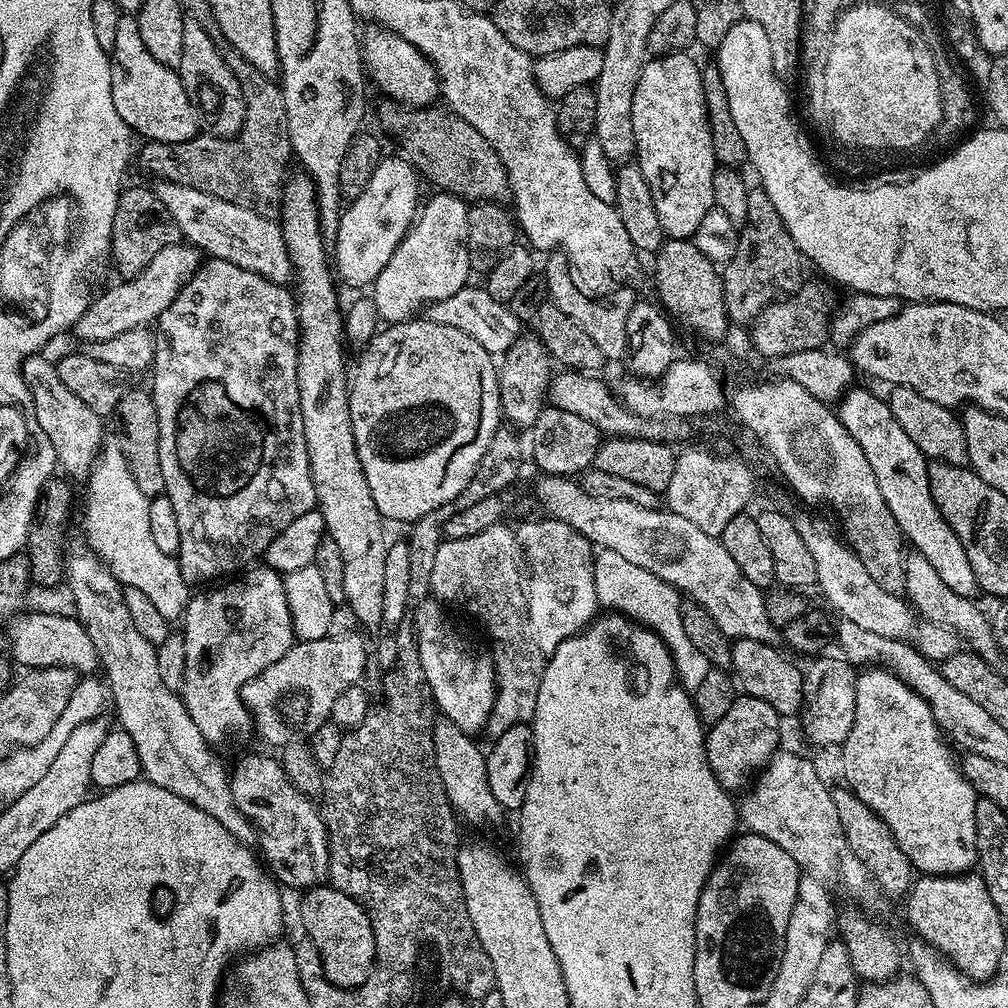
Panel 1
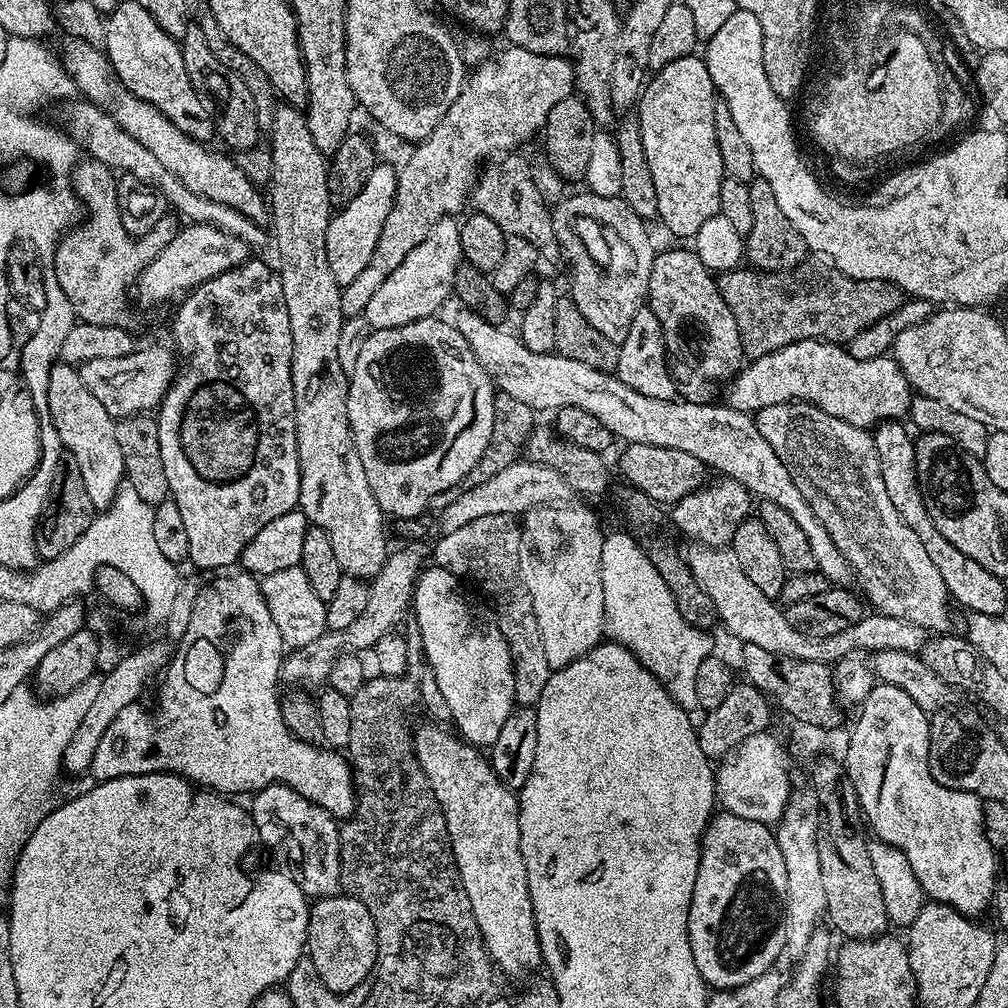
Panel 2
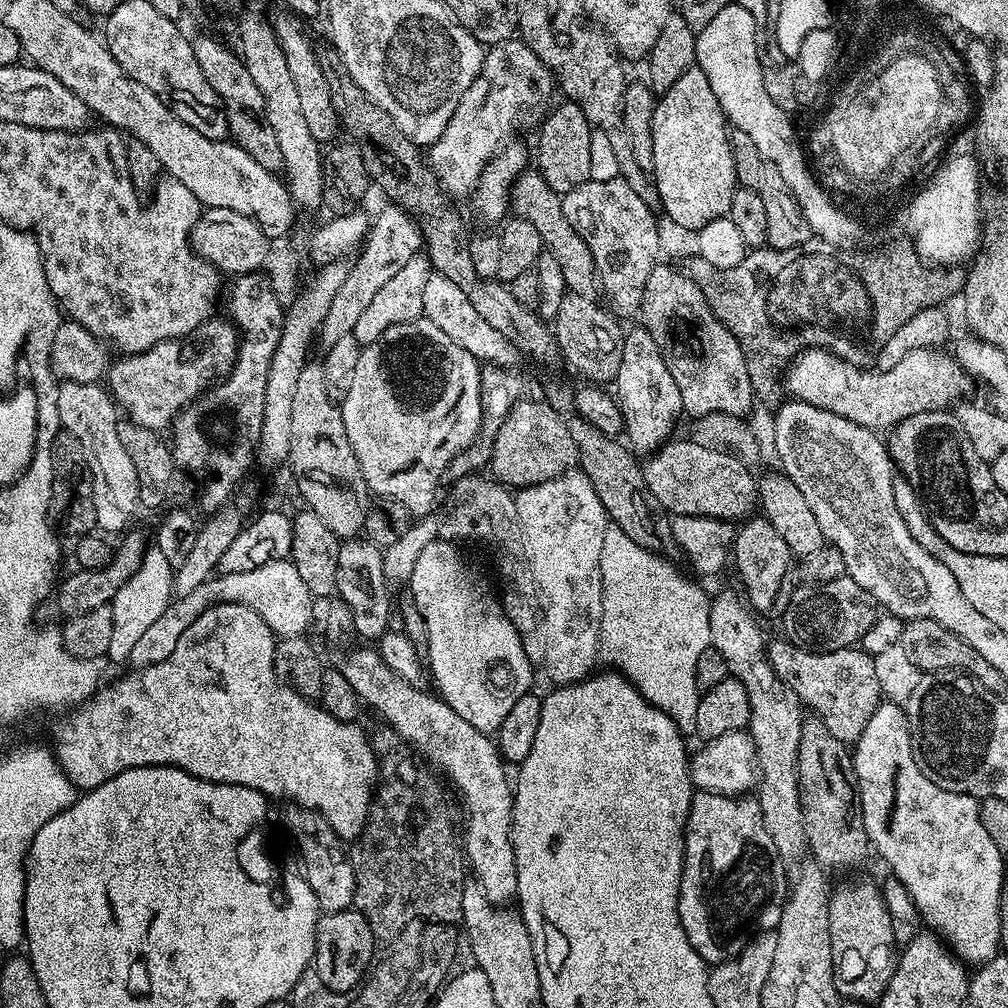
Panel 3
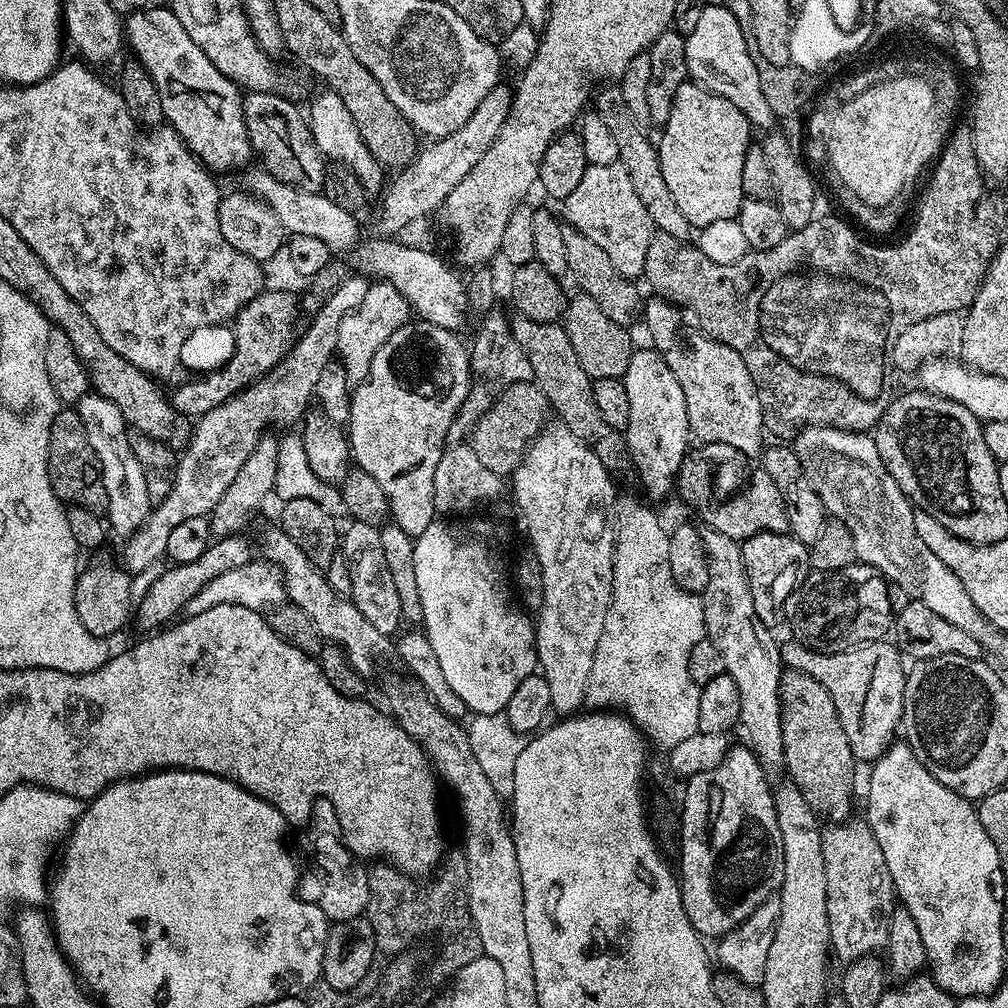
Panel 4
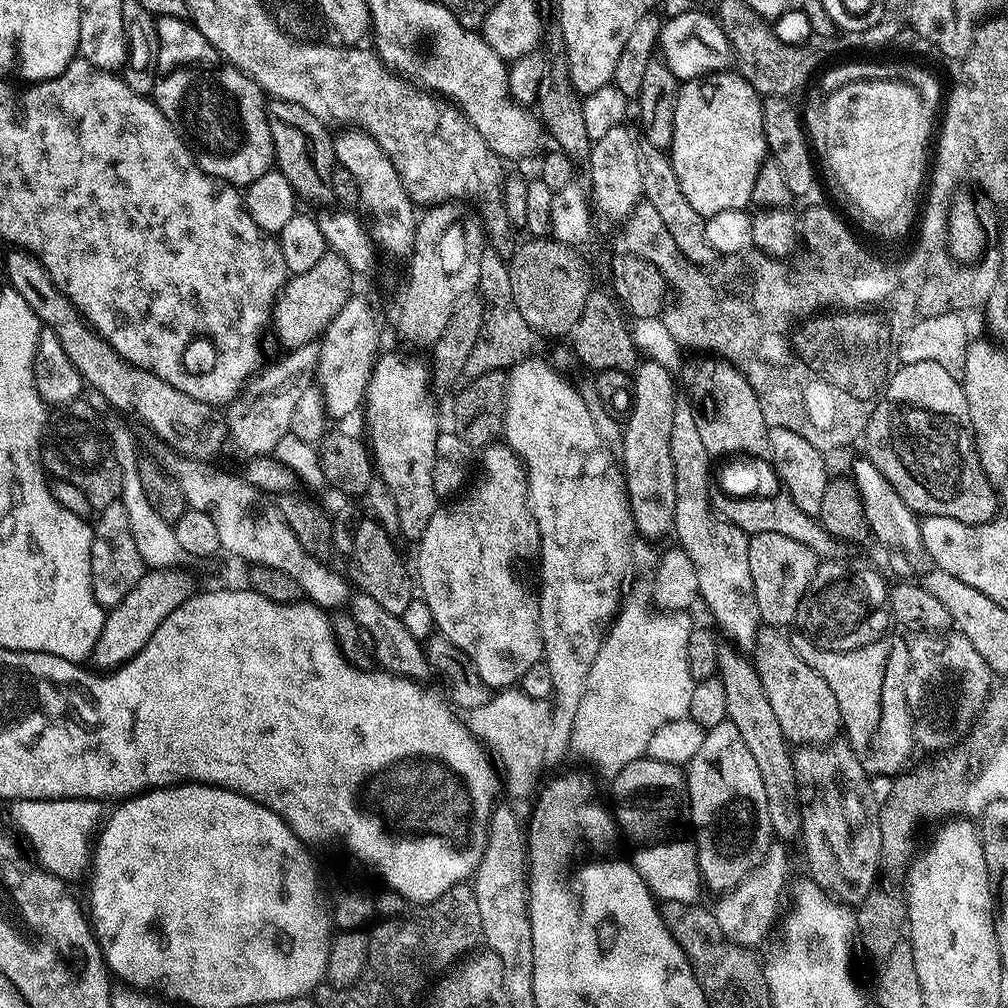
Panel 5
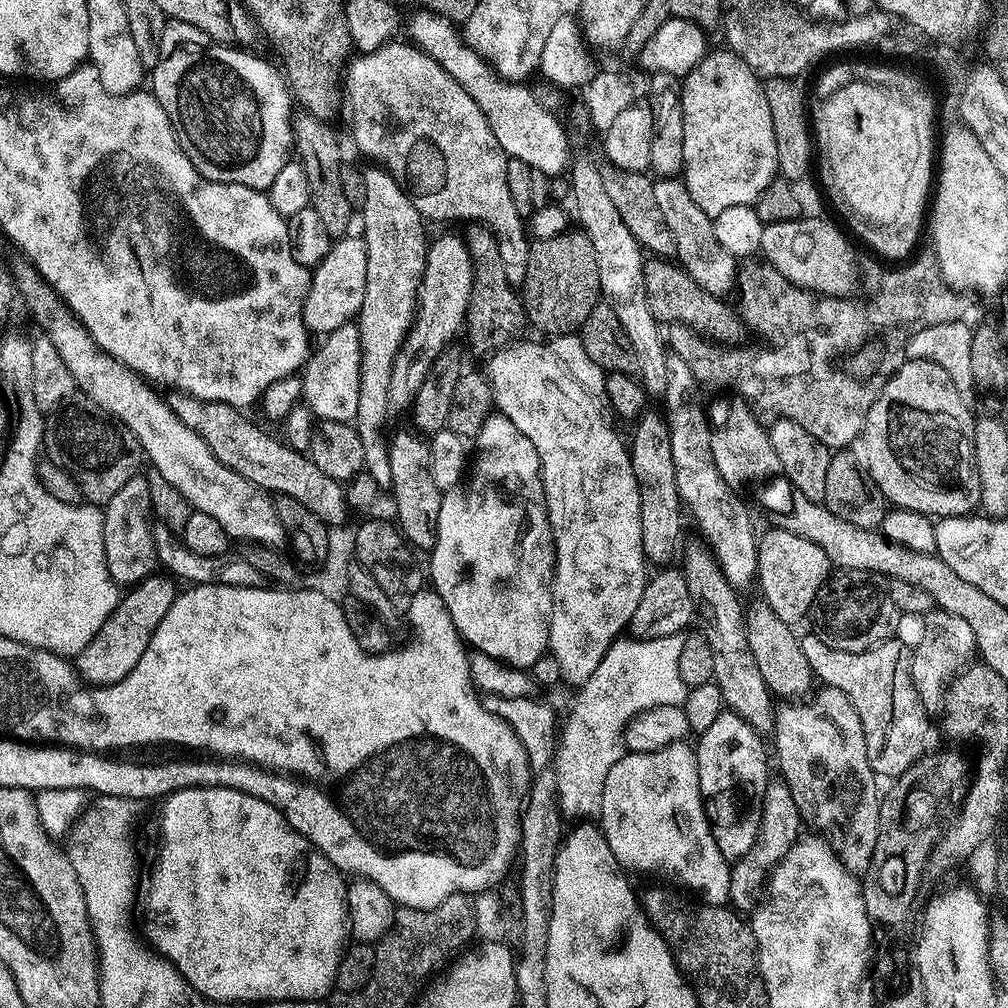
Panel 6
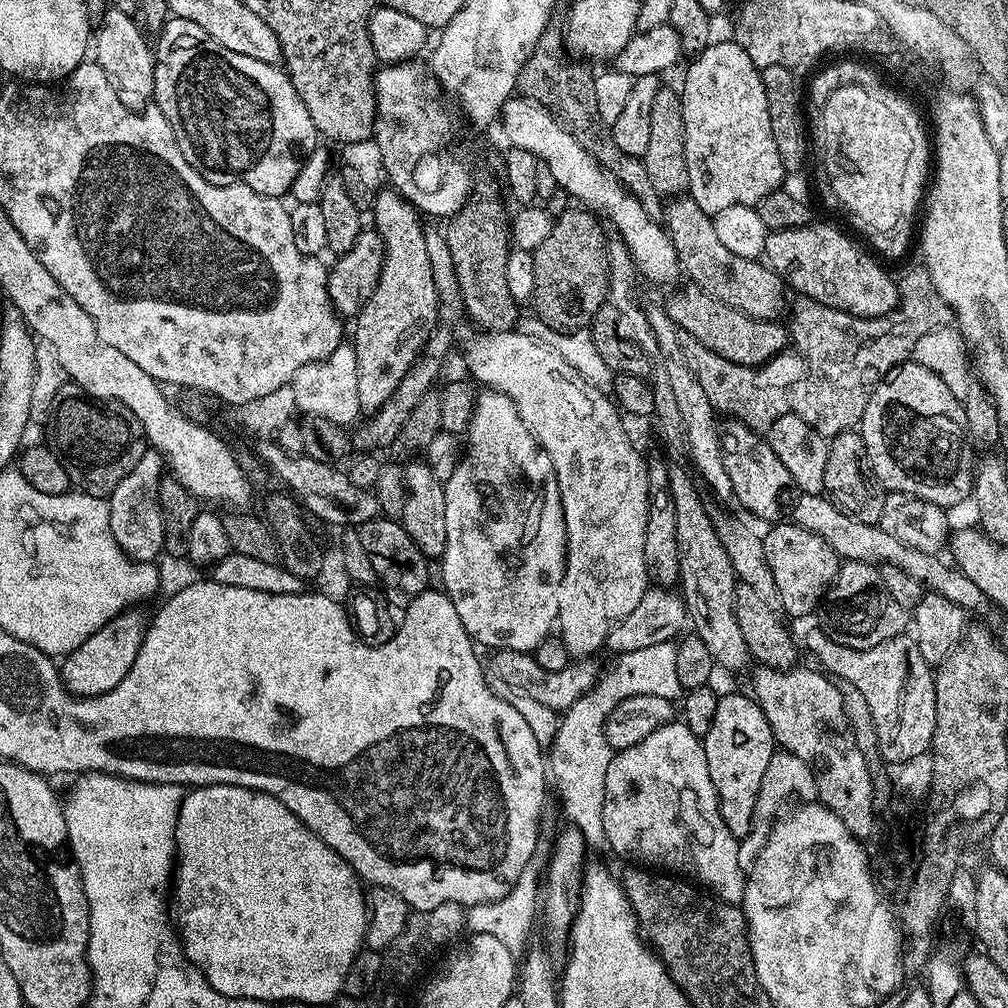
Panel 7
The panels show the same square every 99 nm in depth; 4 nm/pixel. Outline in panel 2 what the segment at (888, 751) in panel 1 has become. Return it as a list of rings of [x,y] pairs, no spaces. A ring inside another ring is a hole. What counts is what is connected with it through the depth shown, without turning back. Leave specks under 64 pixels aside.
[[[877,683],[858,711],[860,717],[851,725],[849,752],[842,764],[856,792],[859,811],[872,827],[871,835],[906,854],[929,901],[980,918],[993,903],[998,875],[996,855],[984,833],[985,801],[942,786],[929,774],[930,716],[906,690]]]

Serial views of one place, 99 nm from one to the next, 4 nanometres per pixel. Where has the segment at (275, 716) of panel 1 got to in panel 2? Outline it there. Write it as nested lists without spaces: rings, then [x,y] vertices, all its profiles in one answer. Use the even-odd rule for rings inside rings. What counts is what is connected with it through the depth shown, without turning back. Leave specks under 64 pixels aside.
[[[409,541],[406,544],[398,550],[393,549],[383,564],[382,570],[371,579],[366,610],[362,610],[358,622],[353,622],[344,632],[327,631],[314,642],[310,642],[310,646],[302,646],[285,655],[282,661],[283,683],[292,684],[288,686],[308,686],[304,684],[320,683],[323,685],[328,679],[332,663],[335,662],[337,655],[345,650],[375,649],[378,638],[382,638],[382,634],[391,632],[397,627],[396,622],[411,607],[416,580],[424,563],[431,555],[431,547],[427,541]]]

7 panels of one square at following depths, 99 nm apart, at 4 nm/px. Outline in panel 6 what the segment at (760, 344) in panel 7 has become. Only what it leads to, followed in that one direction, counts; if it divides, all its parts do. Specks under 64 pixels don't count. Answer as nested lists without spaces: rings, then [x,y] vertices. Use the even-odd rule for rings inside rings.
[[[648,258],[644,261],[644,294],[650,314],[661,325],[684,324],[696,332],[720,342],[728,342],[736,331],[741,331],[741,323],[735,311],[723,303],[721,297],[712,296],[692,281],[683,268],[664,258]],[[673,264],[673,265],[672,265]],[[720,339],[720,340],[719,340]]]

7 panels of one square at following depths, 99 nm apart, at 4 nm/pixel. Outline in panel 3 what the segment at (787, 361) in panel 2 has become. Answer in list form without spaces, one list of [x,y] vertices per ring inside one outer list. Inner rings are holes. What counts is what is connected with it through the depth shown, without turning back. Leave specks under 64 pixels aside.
[[[810,346],[798,352],[785,369],[782,382],[785,391],[793,399],[806,401],[810,405],[818,406],[820,409],[830,410],[856,425],[869,428],[875,432],[882,429],[890,430],[904,421],[913,417],[914,414],[945,411],[950,402],[961,401],[964,394],[968,393],[974,382],[970,375],[955,360],[953,355],[943,353],[941,349],[915,348],[906,354],[897,365],[886,371],[870,368],[862,370],[860,367],[836,356],[837,353],[825,348]]]

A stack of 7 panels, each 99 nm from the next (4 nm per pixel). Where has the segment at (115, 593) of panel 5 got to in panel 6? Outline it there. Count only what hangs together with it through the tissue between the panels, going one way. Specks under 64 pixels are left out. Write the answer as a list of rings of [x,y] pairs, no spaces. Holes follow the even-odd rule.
[[[137,474],[110,498],[102,512],[104,518],[104,557],[108,567],[108,577],[117,586],[131,586],[140,583],[157,571],[158,561],[152,545],[150,531],[150,505],[148,502],[148,482]]]

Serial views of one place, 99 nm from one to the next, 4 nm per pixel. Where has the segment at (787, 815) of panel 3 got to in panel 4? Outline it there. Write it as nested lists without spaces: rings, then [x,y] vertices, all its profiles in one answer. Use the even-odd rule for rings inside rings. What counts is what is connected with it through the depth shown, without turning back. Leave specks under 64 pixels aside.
[[[705,527],[702,532],[704,549],[708,559],[709,578],[702,593],[704,602],[704,631],[707,639],[718,646],[718,654],[722,654],[724,671],[730,678],[734,678],[738,686],[740,699],[740,732],[739,743],[750,749],[760,759],[765,769],[780,768],[784,763],[784,747],[782,746],[782,710],[780,709],[780,677],[782,675],[782,661],[780,658],[780,644],[772,641],[769,625],[758,618],[754,610],[754,598],[750,598],[750,586],[746,578],[746,570],[742,562],[741,541],[726,538],[726,534],[718,534],[718,530]]]

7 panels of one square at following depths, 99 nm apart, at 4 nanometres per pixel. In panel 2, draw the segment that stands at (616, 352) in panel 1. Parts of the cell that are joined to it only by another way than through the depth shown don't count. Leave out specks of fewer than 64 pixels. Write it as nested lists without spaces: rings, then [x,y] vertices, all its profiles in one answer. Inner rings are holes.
[[[581,190],[572,196],[560,209],[555,209],[554,223],[556,237],[560,243],[563,259],[569,260],[568,268],[572,271],[572,292],[570,299],[582,310],[582,318],[599,330],[610,342],[621,344],[630,330],[630,318],[645,307],[650,286],[650,270],[654,266],[657,245],[652,245],[652,236],[648,233],[649,225],[621,196],[599,196],[587,190]],[[589,220],[594,227],[600,228],[600,236],[608,247],[608,269],[596,272],[592,264],[584,265],[580,255],[584,252],[584,240],[576,233],[576,223]]]

